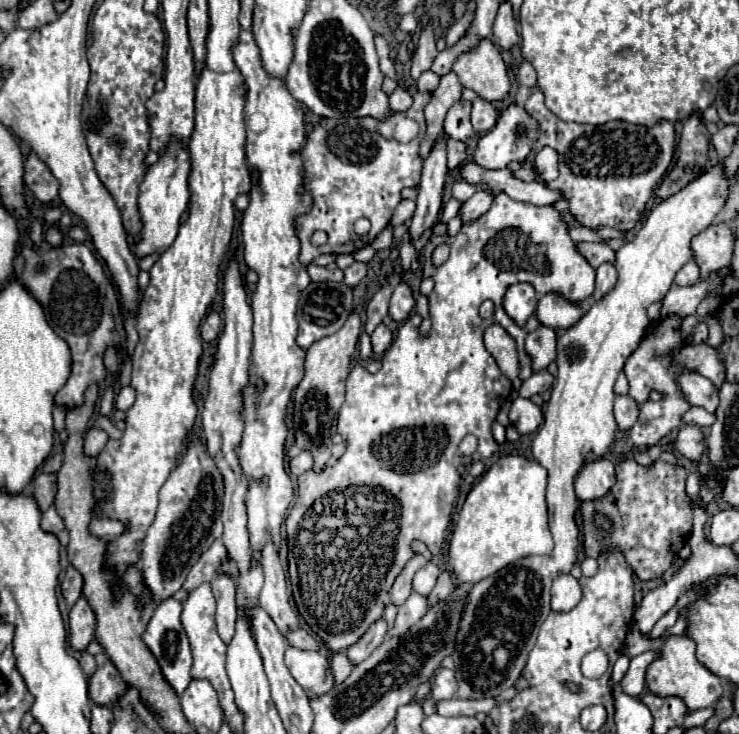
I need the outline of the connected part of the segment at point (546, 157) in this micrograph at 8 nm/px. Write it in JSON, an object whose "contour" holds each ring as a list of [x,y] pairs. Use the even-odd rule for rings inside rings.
{"contour":[[[543,147],[541,151],[537,151],[537,155],[535,155],[535,169],[537,169],[539,177],[541,177],[545,183],[553,181],[553,179],[559,175],[559,171],[557,171],[557,161],[559,161],[559,155],[557,155],[557,151],[551,149],[551,147]]]}

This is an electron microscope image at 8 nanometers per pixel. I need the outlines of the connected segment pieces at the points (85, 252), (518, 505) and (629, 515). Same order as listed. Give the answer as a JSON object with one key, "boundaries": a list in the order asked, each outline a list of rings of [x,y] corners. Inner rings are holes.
{"boundaries":[[[[23,243],[21,255],[25,259],[25,265],[17,281],[41,303],[47,315],[47,323],[55,329],[55,333],[61,339],[67,341],[73,355],[71,375],[55,395],[55,403],[63,407],[77,407],[83,403],[85,389],[91,383],[99,383],[105,379],[107,373],[103,365],[105,349],[109,345],[125,347],[125,329],[115,287],[111,279],[105,275],[103,265],[83,243],[51,247],[43,253]],[[41,261],[45,261],[47,267],[45,271],[37,273],[35,267]]],[[[519,455],[501,457],[469,491],[449,541],[449,567],[457,583],[477,583],[509,563],[553,551],[545,503],[547,471]]],[[[631,457],[621,461],[617,467],[617,483],[609,495],[599,501],[581,503],[583,517],[583,547],[587,557],[599,559],[603,551],[619,551],[627,559],[633,573],[647,581],[663,575],[671,565],[681,547],[685,545],[691,525],[693,511],[687,503],[685,493],[685,469],[673,467],[663,461],[655,461],[649,467],[635,463]],[[595,515],[603,515],[611,521],[607,535],[595,525]]]]}

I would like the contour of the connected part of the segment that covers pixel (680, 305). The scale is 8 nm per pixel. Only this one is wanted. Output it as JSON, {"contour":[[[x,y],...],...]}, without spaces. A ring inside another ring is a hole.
{"contour":[[[711,273],[705,281],[693,287],[677,287],[673,285],[665,299],[661,301],[661,319],[663,315],[695,315],[695,309],[703,297],[707,297],[707,291],[713,289],[715,293],[719,291],[721,277],[717,273]]]}

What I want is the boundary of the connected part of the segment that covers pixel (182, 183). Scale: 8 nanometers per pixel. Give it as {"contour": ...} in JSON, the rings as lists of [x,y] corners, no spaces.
{"contour":[[[175,141],[169,145],[167,155],[161,155],[159,163],[149,167],[139,191],[139,215],[143,227],[141,227],[141,237],[135,243],[137,259],[153,253],[163,253],[175,241],[179,229],[179,217],[189,203],[189,189],[187,189],[189,169],[191,169],[189,153],[183,151]]]}

